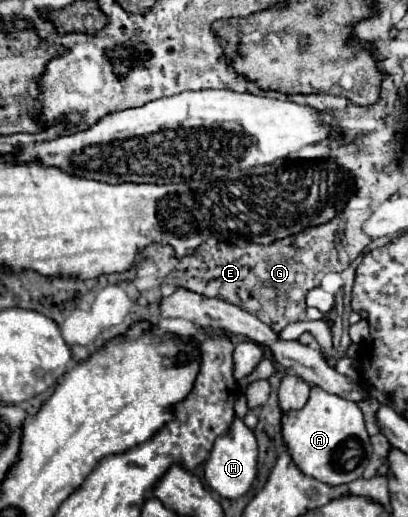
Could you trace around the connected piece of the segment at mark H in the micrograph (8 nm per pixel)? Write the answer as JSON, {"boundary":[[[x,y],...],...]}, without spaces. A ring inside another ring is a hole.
{"boundary":[[[234,420],[230,432],[226,436],[220,436],[214,442],[214,448],[210,452],[210,458],[204,464],[204,480],[222,498],[240,498],[248,492],[256,478],[256,462],[258,462],[258,442],[254,438],[254,432],[244,426],[242,420]]]}

